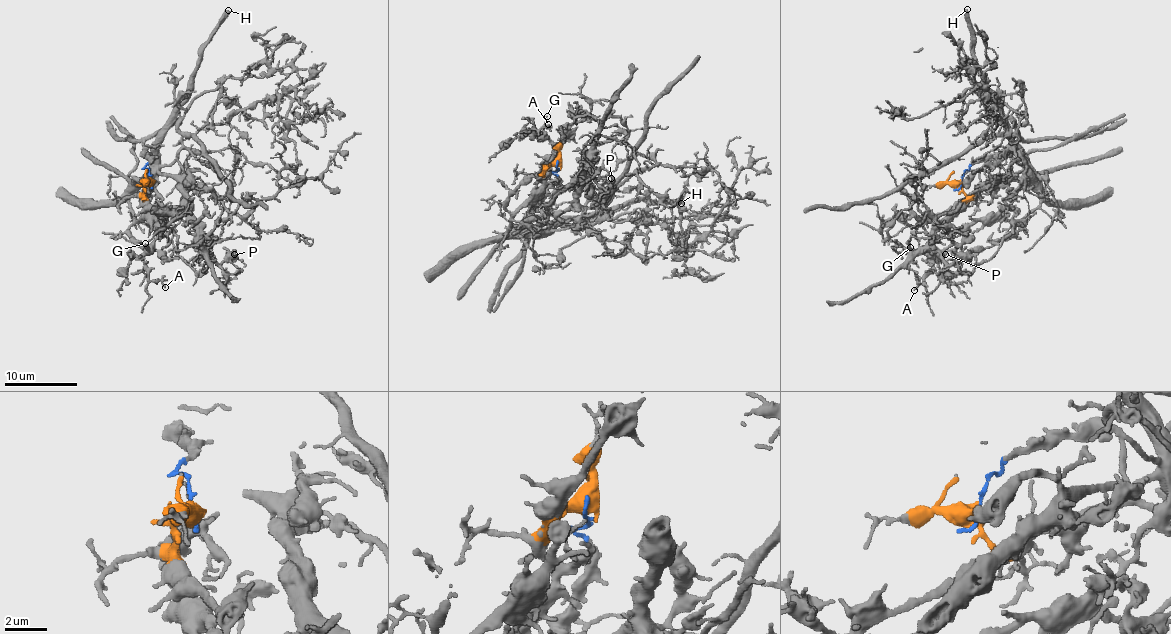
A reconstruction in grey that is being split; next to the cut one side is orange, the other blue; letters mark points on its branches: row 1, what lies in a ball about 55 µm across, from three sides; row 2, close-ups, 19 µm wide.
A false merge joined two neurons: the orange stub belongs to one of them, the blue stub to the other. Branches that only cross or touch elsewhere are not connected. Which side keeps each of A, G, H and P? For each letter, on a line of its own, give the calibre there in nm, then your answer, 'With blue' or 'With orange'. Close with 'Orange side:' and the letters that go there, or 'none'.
A: Thickness 150 nm. With orange
G: Thickness 170 nm. With orange
H: Thickness 460 nm. With orange
P: Thickness 150 nm. With orange
Orange side: A, G, H, P

